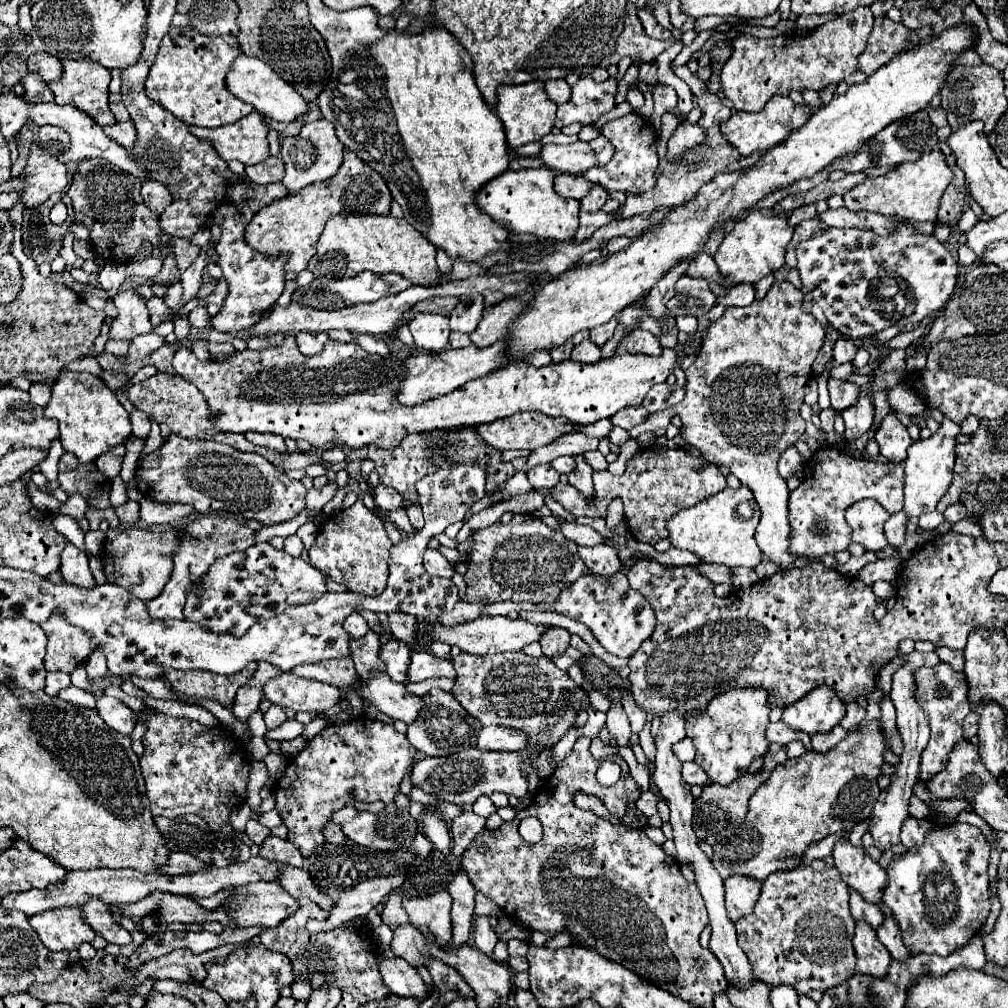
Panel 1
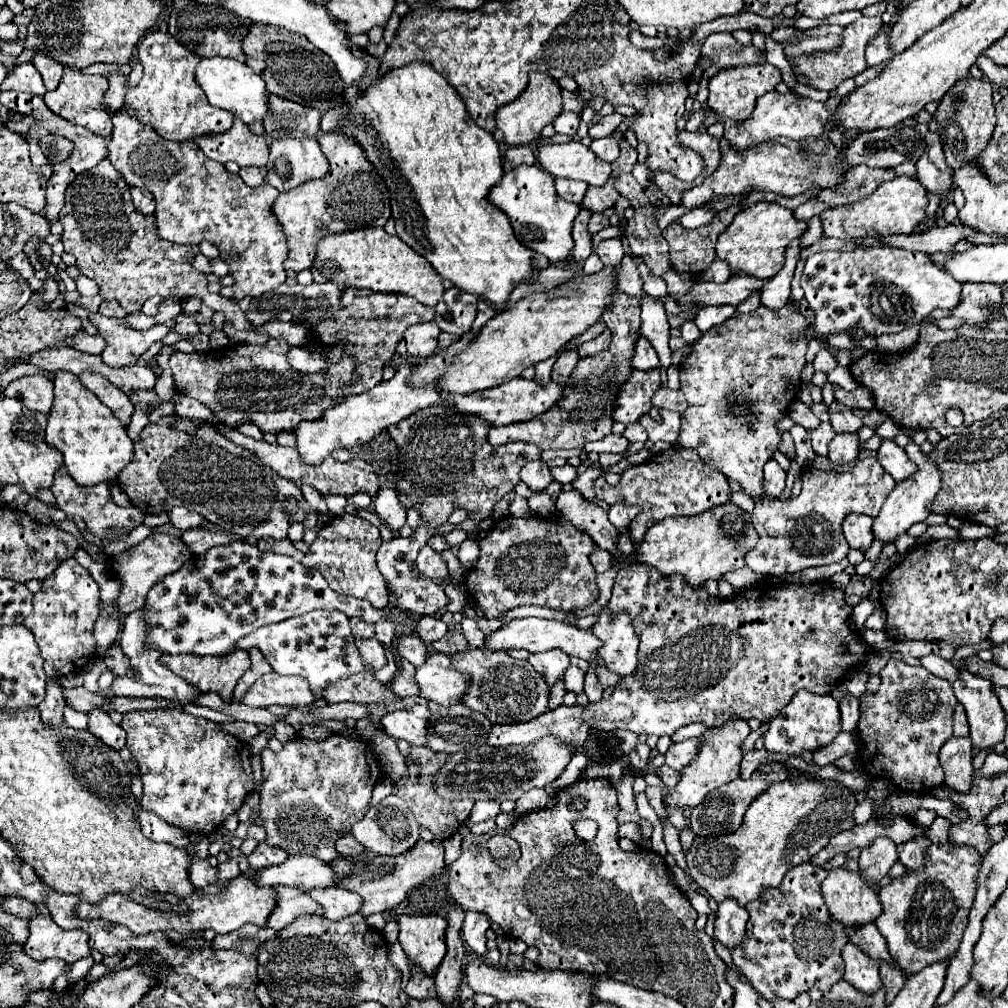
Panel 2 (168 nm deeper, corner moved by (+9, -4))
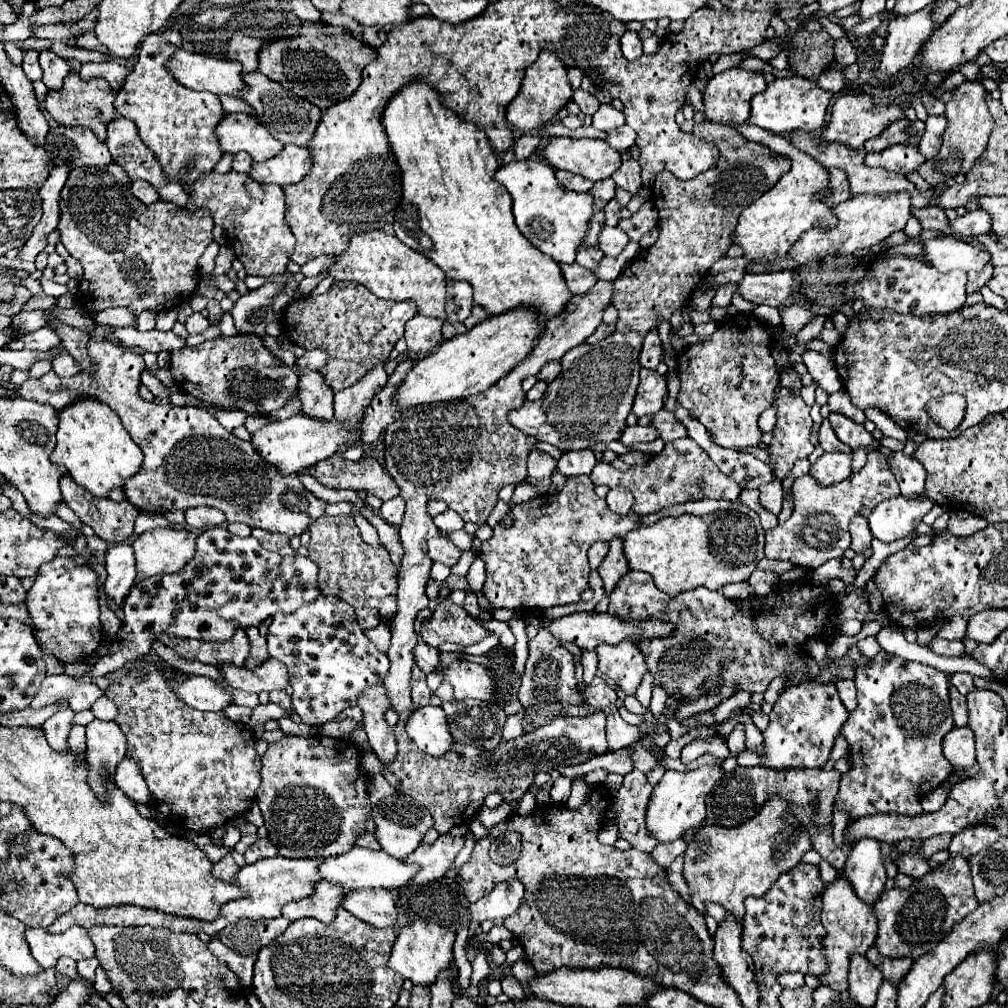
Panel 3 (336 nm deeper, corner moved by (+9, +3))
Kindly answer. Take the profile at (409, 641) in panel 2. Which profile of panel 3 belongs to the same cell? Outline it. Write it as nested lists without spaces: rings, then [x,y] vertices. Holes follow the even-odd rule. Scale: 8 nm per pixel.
[[[419,642],[415,646],[415,662],[425,674],[431,674],[439,666],[439,650],[425,646],[425,642]]]

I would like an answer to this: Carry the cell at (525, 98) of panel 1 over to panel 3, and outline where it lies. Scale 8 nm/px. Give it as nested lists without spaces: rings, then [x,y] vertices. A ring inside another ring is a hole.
[[[541,50],[539,58],[525,70],[519,94],[507,106],[507,120],[519,132],[537,132],[543,128],[573,96],[571,82],[567,78],[567,66],[551,50]]]

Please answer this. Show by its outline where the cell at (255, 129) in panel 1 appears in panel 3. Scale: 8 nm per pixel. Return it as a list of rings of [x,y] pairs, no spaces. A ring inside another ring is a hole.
[[[227,114],[217,124],[217,138],[223,152],[247,152],[253,160],[269,160],[283,150],[283,144],[251,114]]]

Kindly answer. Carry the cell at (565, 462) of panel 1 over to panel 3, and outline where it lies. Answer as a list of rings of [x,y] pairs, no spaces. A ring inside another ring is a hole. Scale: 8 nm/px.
[[[573,450],[573,452],[563,452],[559,462],[557,462],[557,470],[561,474],[569,476],[583,476],[583,474],[591,474],[593,466],[597,464],[597,458],[591,450]]]

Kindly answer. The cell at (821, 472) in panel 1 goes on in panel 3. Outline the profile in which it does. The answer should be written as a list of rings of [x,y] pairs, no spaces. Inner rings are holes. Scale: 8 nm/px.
[[[877,450],[869,452],[865,468],[837,486],[821,488],[809,474],[795,478],[793,514],[785,524],[779,524],[775,530],[767,532],[765,558],[791,560],[805,568],[819,568],[831,558],[841,558],[851,544],[851,534],[847,532],[849,520],[853,516],[869,516],[879,502],[895,496],[899,496],[899,484],[887,464],[887,458]]]

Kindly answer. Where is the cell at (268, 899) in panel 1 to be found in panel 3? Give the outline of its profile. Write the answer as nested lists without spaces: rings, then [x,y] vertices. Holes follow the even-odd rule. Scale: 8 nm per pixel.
[[[321,880],[317,882],[317,894],[285,906],[283,916],[291,922],[301,918],[317,918],[323,924],[331,924],[337,916],[337,908],[341,906],[345,894],[347,890],[341,884]]]

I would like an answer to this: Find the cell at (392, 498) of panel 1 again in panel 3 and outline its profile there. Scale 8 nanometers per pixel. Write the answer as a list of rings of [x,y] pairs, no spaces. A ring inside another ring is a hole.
[[[397,496],[393,500],[387,500],[387,502],[383,502],[383,506],[381,506],[379,512],[381,512],[381,516],[383,516],[385,522],[389,522],[393,526],[399,526],[401,518],[405,514],[405,500],[401,496]]]

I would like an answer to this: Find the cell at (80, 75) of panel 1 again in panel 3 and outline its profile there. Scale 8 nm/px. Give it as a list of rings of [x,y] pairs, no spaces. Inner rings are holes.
[[[71,72],[65,78],[63,88],[59,90],[51,90],[45,98],[45,110],[49,112],[49,116],[61,124],[61,126],[85,126],[89,128],[101,142],[105,142],[107,138],[107,124],[115,118],[119,118],[119,114],[113,110],[113,100],[115,100],[115,90],[109,86],[107,80],[103,78],[93,78],[93,80],[81,80],[75,72]]]

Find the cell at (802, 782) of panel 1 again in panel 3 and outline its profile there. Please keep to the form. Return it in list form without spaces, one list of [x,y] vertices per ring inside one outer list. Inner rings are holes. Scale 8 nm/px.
[[[773,796],[749,822],[737,828],[699,826],[695,840],[689,842],[683,864],[683,878],[689,886],[693,908],[707,914],[707,904],[721,904],[735,920],[743,920],[745,898],[761,898],[769,892],[779,874],[789,872],[801,862],[801,856],[811,850],[811,838],[801,824],[793,826],[781,820],[789,808],[783,798]]]

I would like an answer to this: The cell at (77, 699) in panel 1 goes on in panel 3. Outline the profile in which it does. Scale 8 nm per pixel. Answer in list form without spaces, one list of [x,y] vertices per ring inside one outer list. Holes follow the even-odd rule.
[[[73,726],[71,734],[69,734],[69,750],[73,752],[77,762],[83,760],[85,748],[87,748],[87,744],[85,744],[85,728],[83,726]]]

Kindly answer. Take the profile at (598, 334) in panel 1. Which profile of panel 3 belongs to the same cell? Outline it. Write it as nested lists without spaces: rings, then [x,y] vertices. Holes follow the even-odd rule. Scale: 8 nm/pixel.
[[[601,324],[601,326],[595,330],[595,334],[587,338],[587,342],[589,342],[589,344],[595,344],[595,342],[607,338],[609,334],[613,334],[613,330],[615,330],[615,324]]]

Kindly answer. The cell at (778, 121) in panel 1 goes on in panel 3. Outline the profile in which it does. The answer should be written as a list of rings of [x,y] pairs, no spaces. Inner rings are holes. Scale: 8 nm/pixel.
[[[793,76],[793,78],[777,78],[767,84],[767,90],[757,94],[751,100],[751,116],[749,122],[761,126],[763,130],[771,130],[775,134],[785,134],[793,130],[805,130],[805,132],[815,132],[823,128],[825,124],[825,114],[827,106],[831,102],[833,94],[819,88],[807,78]]]

